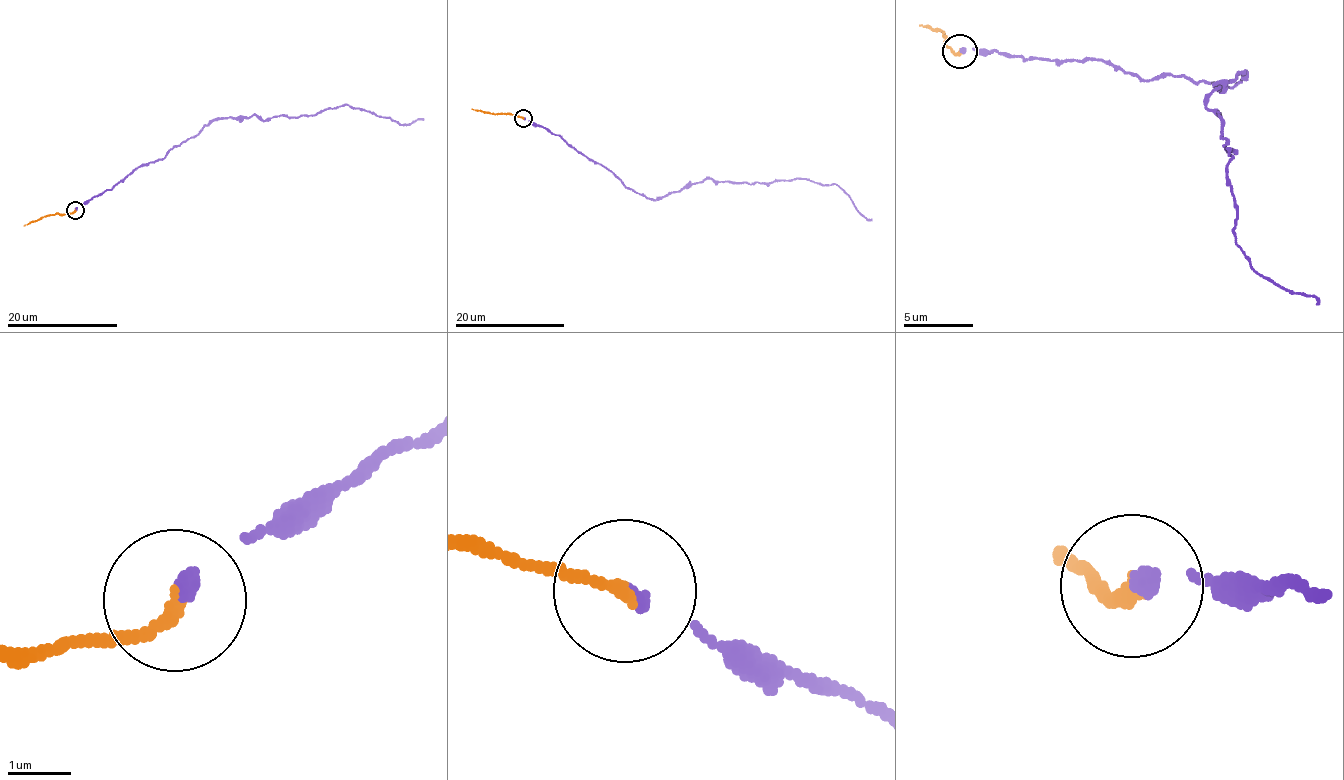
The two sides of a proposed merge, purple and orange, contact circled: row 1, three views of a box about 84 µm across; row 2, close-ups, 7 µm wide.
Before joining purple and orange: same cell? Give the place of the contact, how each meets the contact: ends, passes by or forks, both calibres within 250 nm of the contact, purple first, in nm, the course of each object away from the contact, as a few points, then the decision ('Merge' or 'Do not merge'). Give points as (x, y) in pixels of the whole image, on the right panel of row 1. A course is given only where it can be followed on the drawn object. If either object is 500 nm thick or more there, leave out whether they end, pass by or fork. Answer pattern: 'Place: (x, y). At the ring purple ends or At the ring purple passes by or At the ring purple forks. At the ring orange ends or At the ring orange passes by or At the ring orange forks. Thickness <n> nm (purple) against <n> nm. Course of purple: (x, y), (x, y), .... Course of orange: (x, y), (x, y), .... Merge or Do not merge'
Place: (960, 51). At the ring purple ends. At the ring orange ends. Thickness 180 nm (purple) against 190 nm. Course of purple: (959, 52), (1229, 89), (1247, 78), (1206, 105), (1233, 156), (1233, 235), (1258, 273), (1319, 303). Course of orange: (959, 52), (944, 42), (943, 30), (920, 24). Merge

